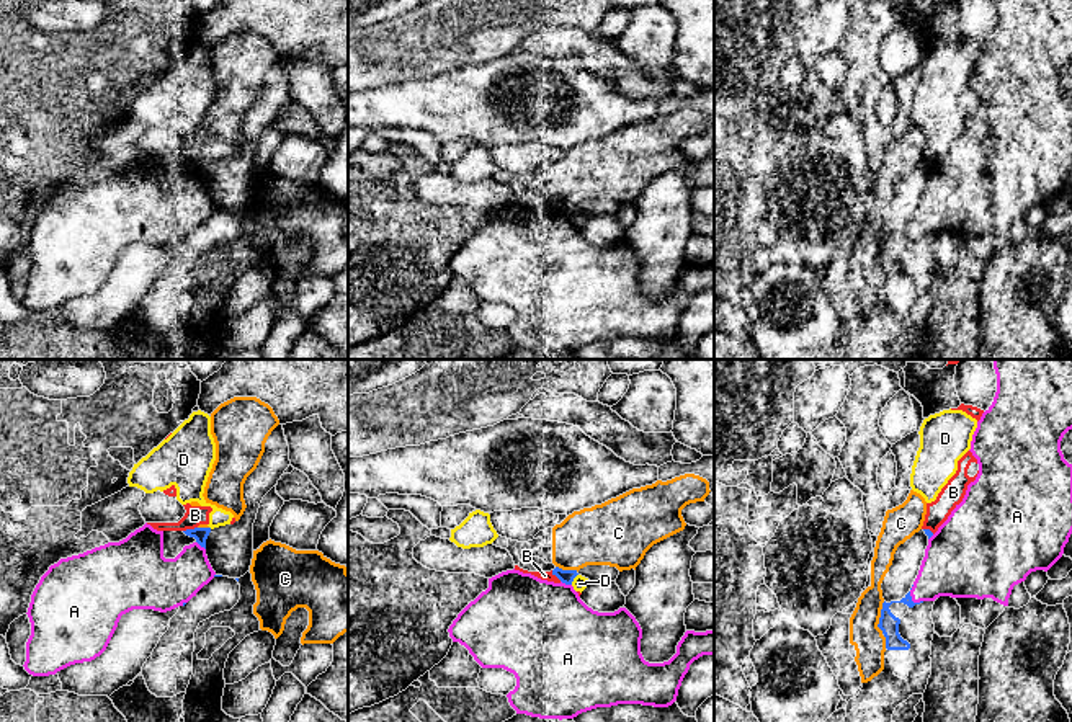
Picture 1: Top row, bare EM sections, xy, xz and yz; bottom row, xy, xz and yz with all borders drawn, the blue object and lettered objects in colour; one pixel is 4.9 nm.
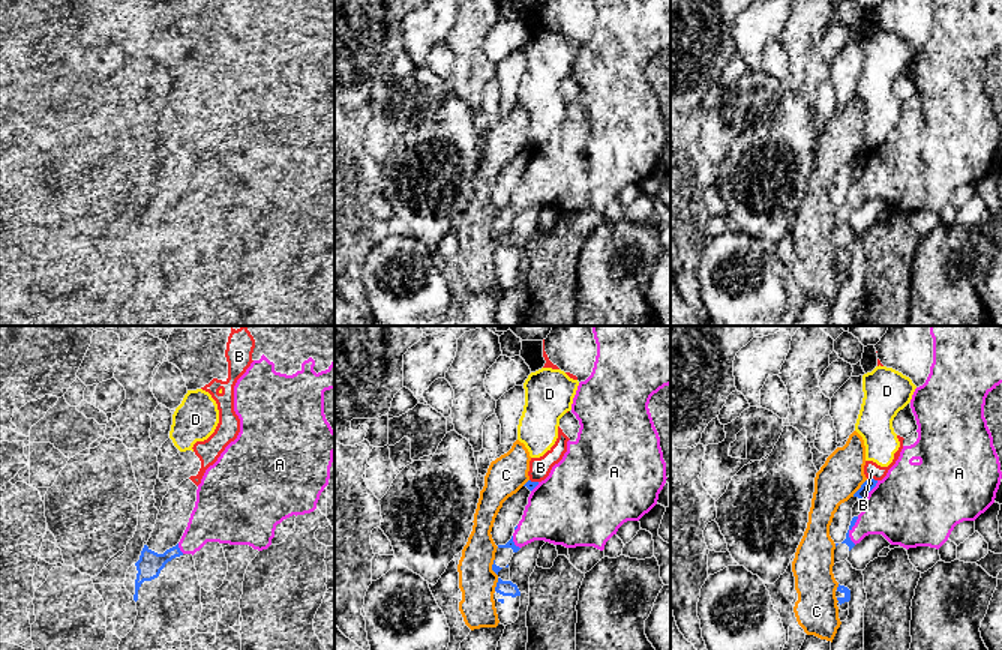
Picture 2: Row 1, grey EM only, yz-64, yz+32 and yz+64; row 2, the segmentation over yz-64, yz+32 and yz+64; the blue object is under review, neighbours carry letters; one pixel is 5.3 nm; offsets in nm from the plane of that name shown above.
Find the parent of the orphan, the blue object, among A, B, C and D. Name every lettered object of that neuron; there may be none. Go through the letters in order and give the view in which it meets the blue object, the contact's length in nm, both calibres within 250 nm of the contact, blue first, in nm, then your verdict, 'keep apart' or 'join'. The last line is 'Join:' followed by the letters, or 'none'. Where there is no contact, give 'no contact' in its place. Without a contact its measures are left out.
A: meets blue in yz; contact 100 nm long; 100 nm thick on the blue side, 280 nm on the other; keep apart
B: meets blue in xy; contact 80 nm long; 70 nm thick on the blue side, 100 nm on the other; keep apart
C: meets blue in yz; contact 160 nm long; 100 nm thick on the blue side, 160 nm on the other; keep apart
D: meets blue in xz; contact 70 nm long; 70 nm thick on the blue side, 70 nm on the other; keep apart
Join: none

